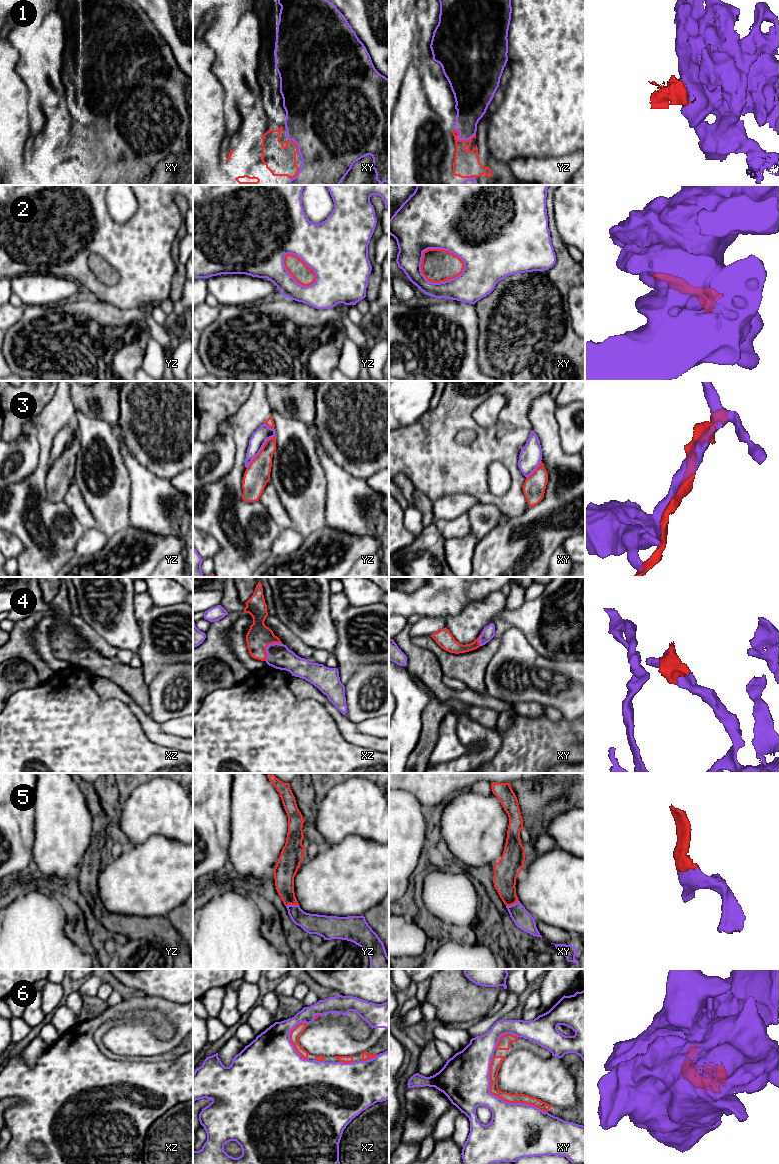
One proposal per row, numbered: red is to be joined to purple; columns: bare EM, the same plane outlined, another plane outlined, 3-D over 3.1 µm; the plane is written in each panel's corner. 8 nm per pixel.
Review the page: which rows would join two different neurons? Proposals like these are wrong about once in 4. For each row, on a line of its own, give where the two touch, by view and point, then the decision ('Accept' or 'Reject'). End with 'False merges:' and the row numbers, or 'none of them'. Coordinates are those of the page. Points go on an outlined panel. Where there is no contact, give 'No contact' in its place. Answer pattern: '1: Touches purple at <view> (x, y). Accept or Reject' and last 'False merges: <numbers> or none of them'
1: Touches purple at yz (461, 139). Accept
2: Touches purple at xy (446, 250). Reject
3: Touches purple at yz (261, 449). Reject
4: Touches purple at xz (267, 646). Accept
5: Touches purple at yz (292, 905). Accept
6: Touches purple at xy (500, 1098). Reject
False merges: 2, 3, 6

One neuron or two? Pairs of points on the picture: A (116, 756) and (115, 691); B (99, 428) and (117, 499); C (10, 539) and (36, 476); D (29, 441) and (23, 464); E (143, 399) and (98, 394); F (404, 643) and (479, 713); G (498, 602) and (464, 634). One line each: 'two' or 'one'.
A: two
B: one
C: two
D: one
E: two
F: two
G: one

